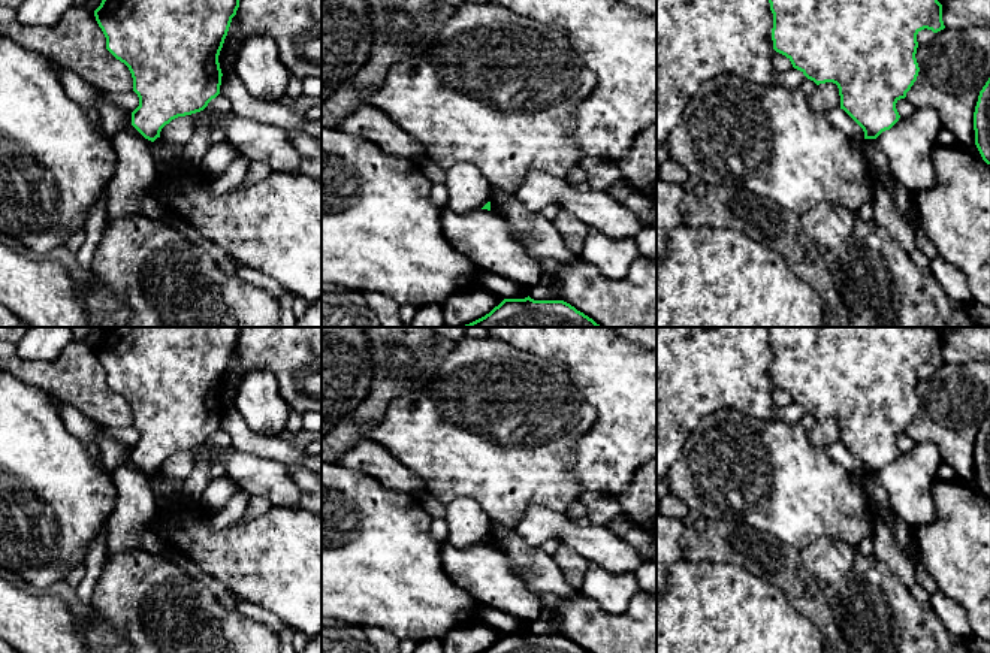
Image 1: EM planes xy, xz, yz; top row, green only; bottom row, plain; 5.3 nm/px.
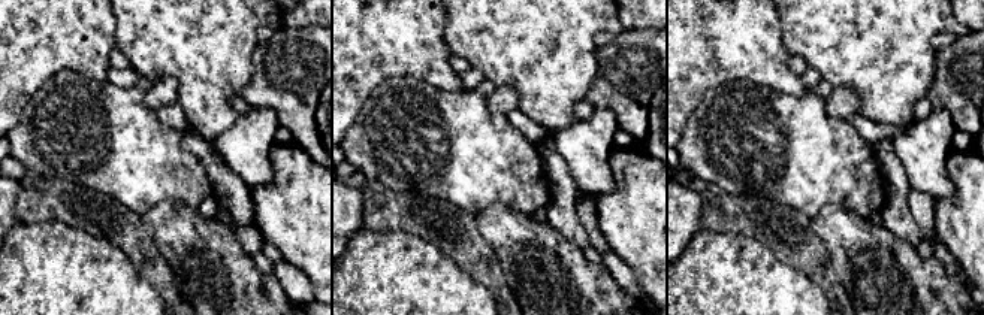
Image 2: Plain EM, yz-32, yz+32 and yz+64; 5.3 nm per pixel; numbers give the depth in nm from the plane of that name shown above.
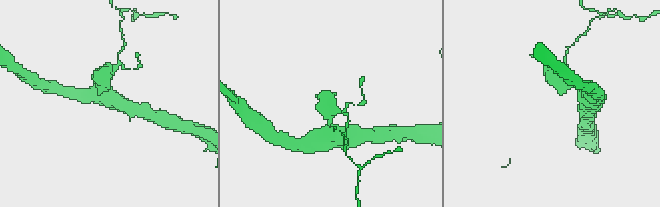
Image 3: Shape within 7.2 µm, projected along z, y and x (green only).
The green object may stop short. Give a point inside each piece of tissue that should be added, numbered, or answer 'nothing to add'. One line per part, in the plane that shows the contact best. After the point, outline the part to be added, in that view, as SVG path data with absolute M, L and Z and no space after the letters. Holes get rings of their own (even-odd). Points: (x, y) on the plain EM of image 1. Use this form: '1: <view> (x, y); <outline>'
nothing to add

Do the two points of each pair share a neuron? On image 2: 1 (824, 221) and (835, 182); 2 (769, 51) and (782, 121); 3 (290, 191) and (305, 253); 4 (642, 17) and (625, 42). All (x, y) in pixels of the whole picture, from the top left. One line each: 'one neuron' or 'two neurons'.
1: two neurons
2: two neurons
3: one neuron
4: two neurons

